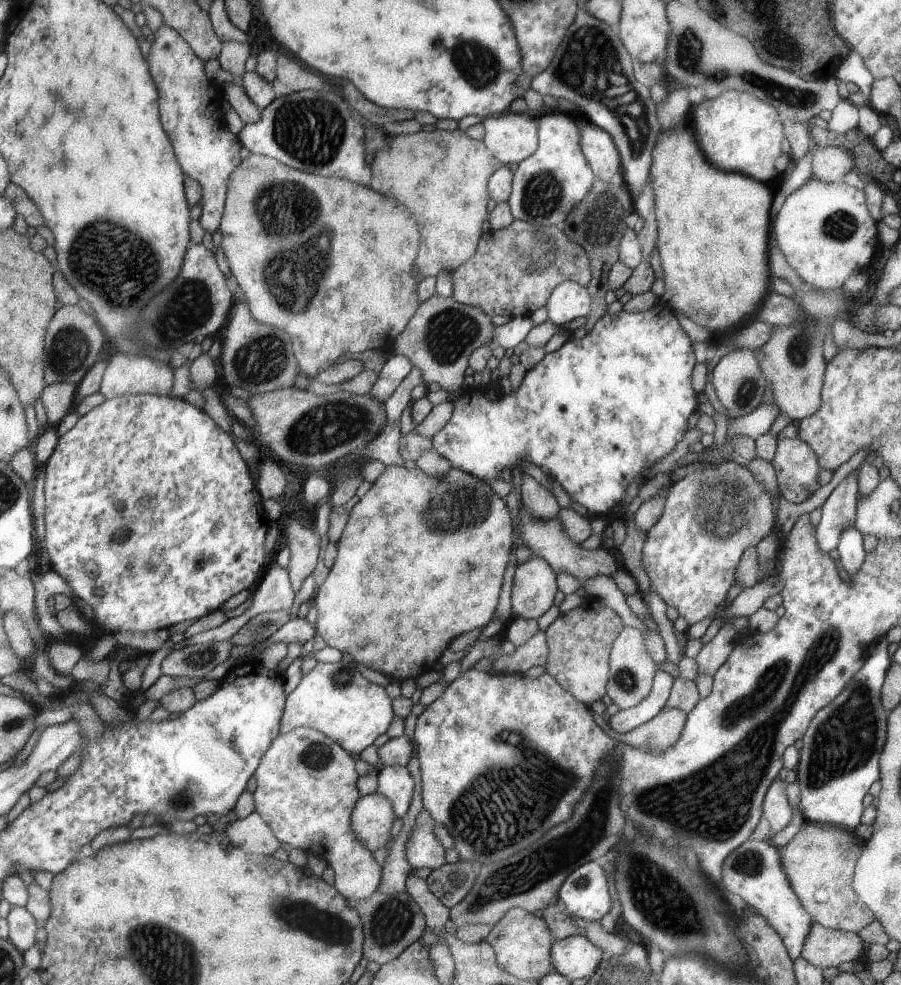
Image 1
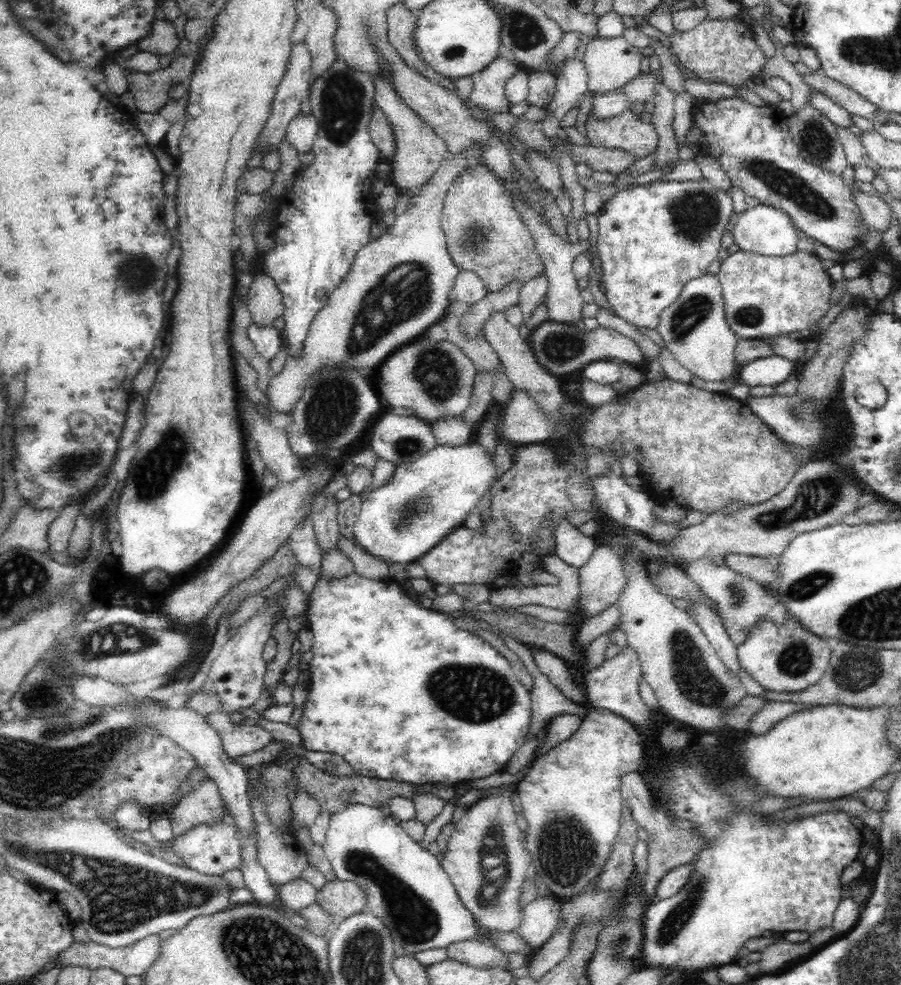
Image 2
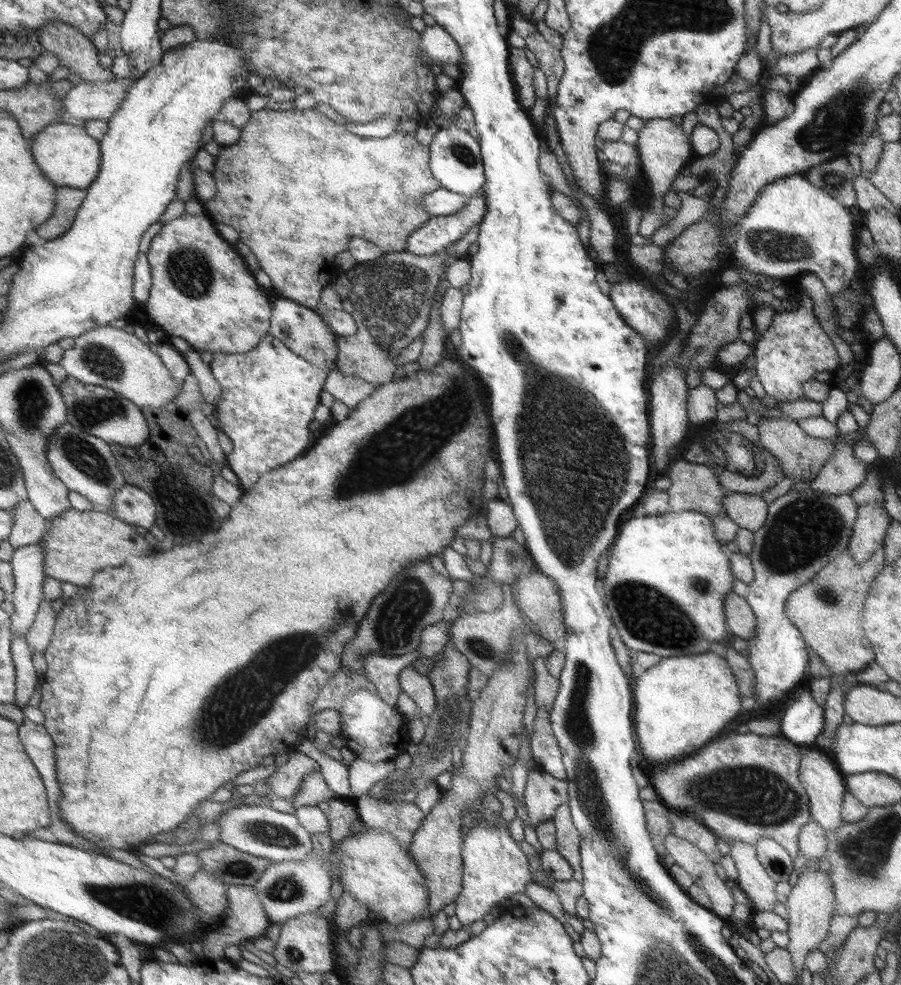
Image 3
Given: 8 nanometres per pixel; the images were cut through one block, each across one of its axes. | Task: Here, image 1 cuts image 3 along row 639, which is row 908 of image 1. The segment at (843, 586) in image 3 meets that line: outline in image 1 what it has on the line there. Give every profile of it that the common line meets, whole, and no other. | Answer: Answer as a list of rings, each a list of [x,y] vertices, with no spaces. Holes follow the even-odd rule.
[[[807,820],[800,826],[796,836],[780,850],[783,870],[787,874],[791,888],[794,889],[795,896],[802,902],[803,908],[811,914],[812,919],[825,928],[860,933],[875,922],[875,914],[863,904],[853,890],[853,877],[860,852],[862,852],[862,840],[854,834],[854,830]]]

